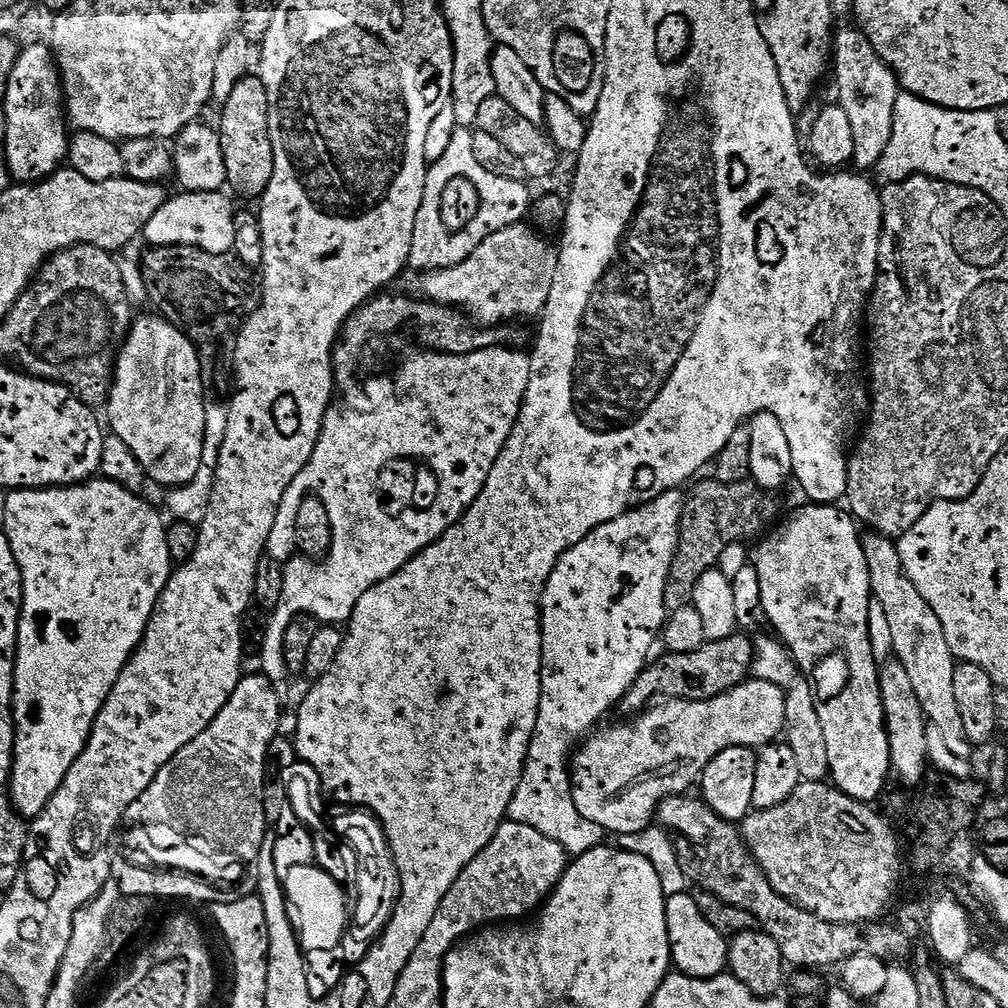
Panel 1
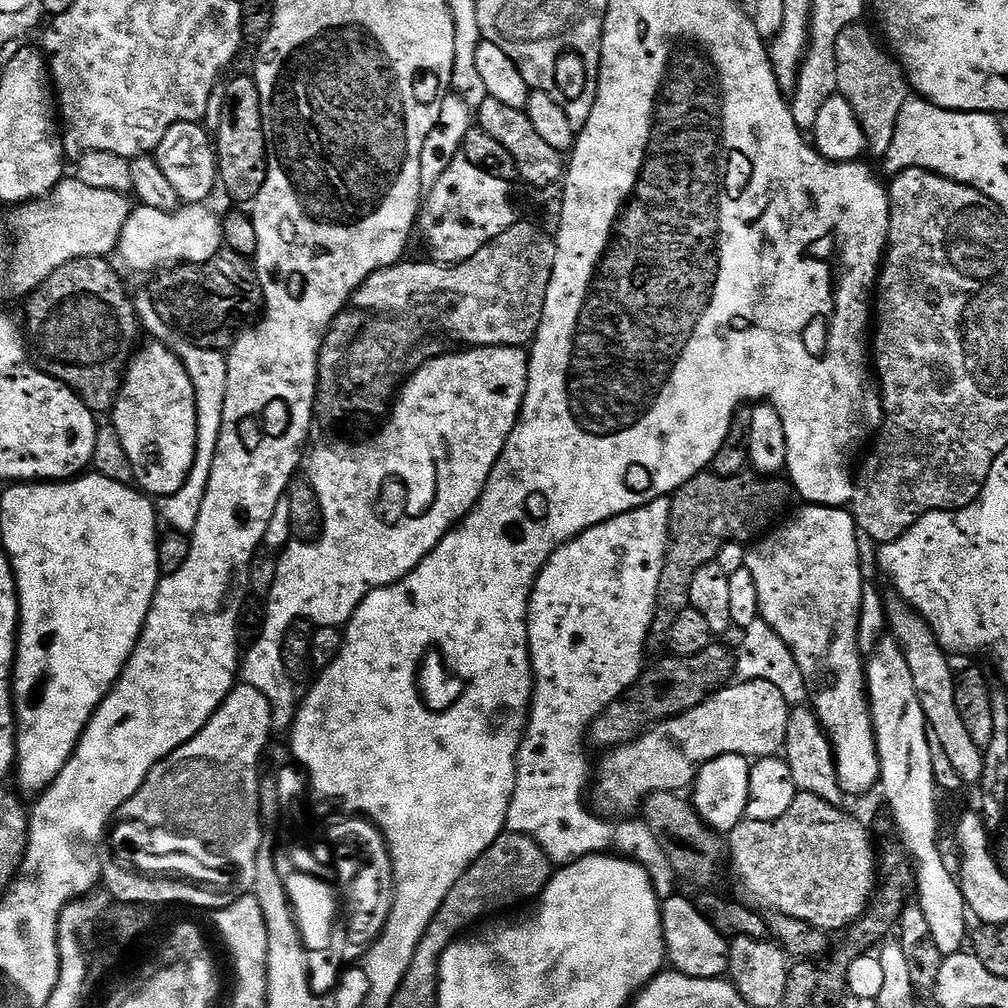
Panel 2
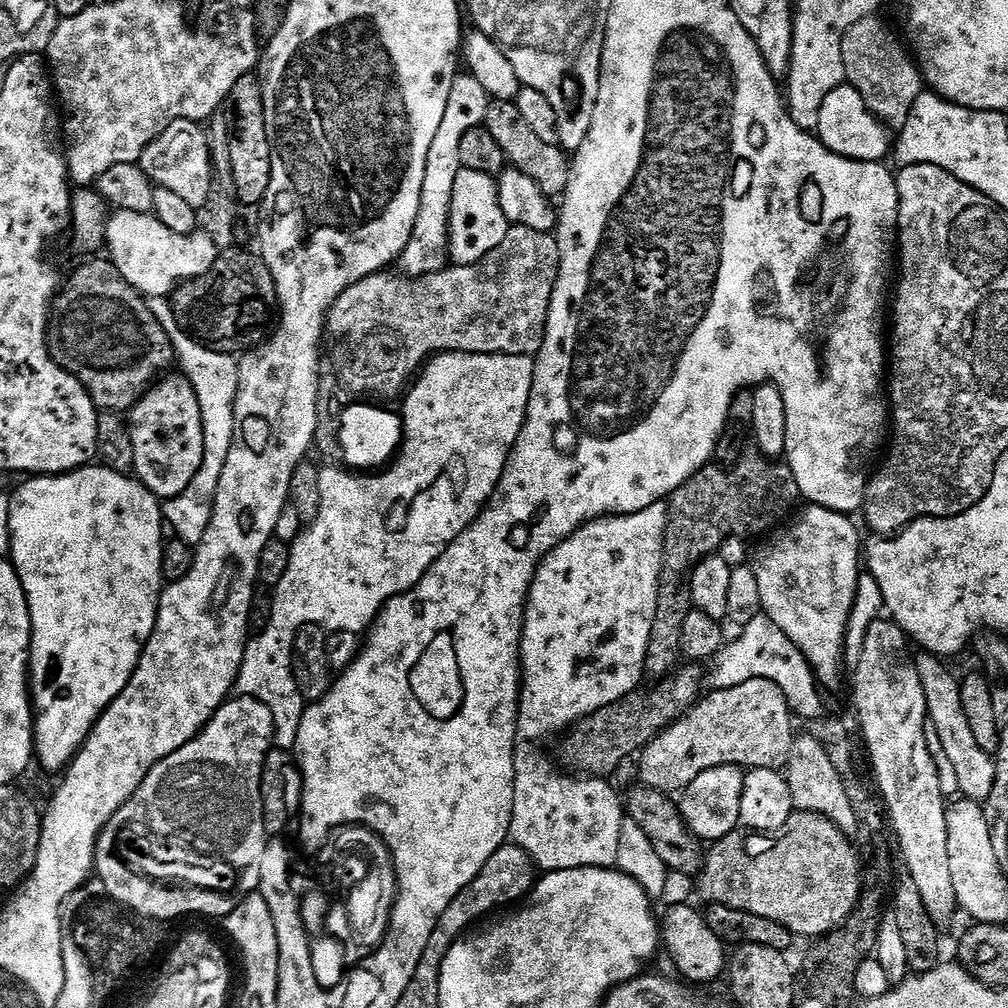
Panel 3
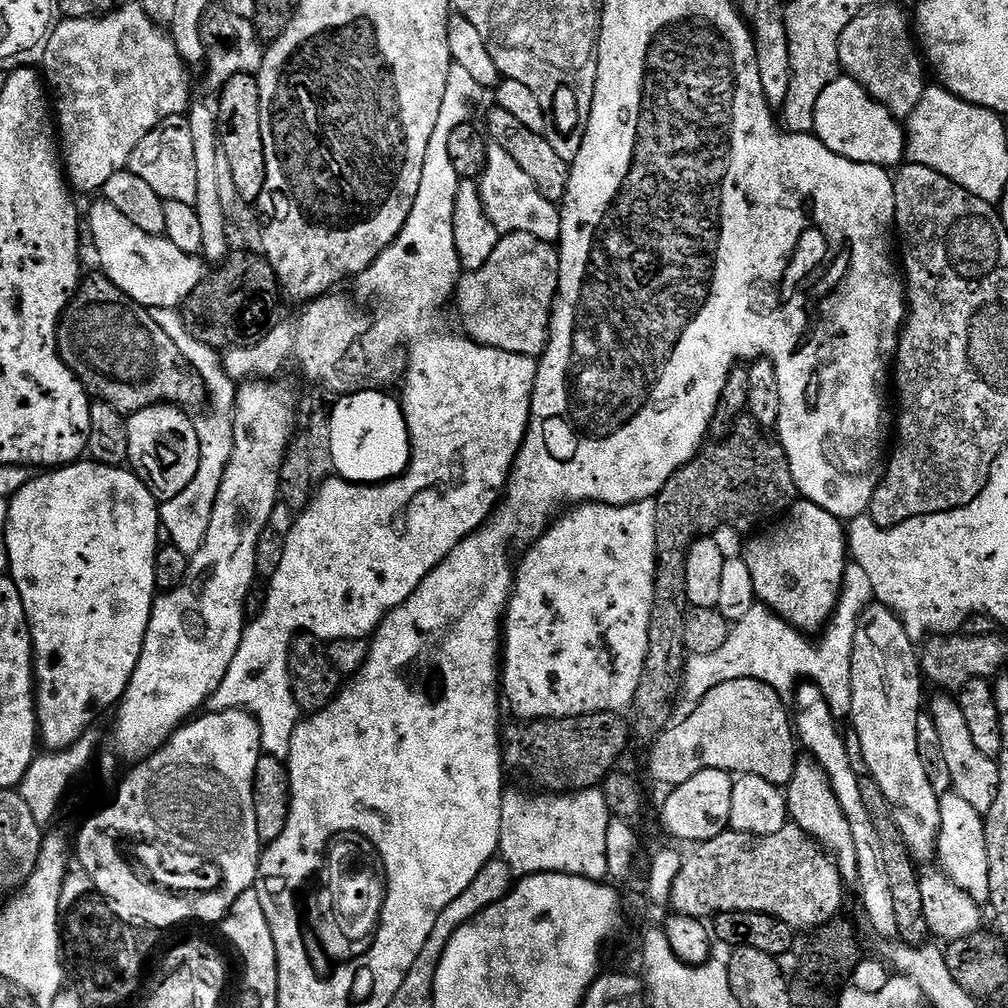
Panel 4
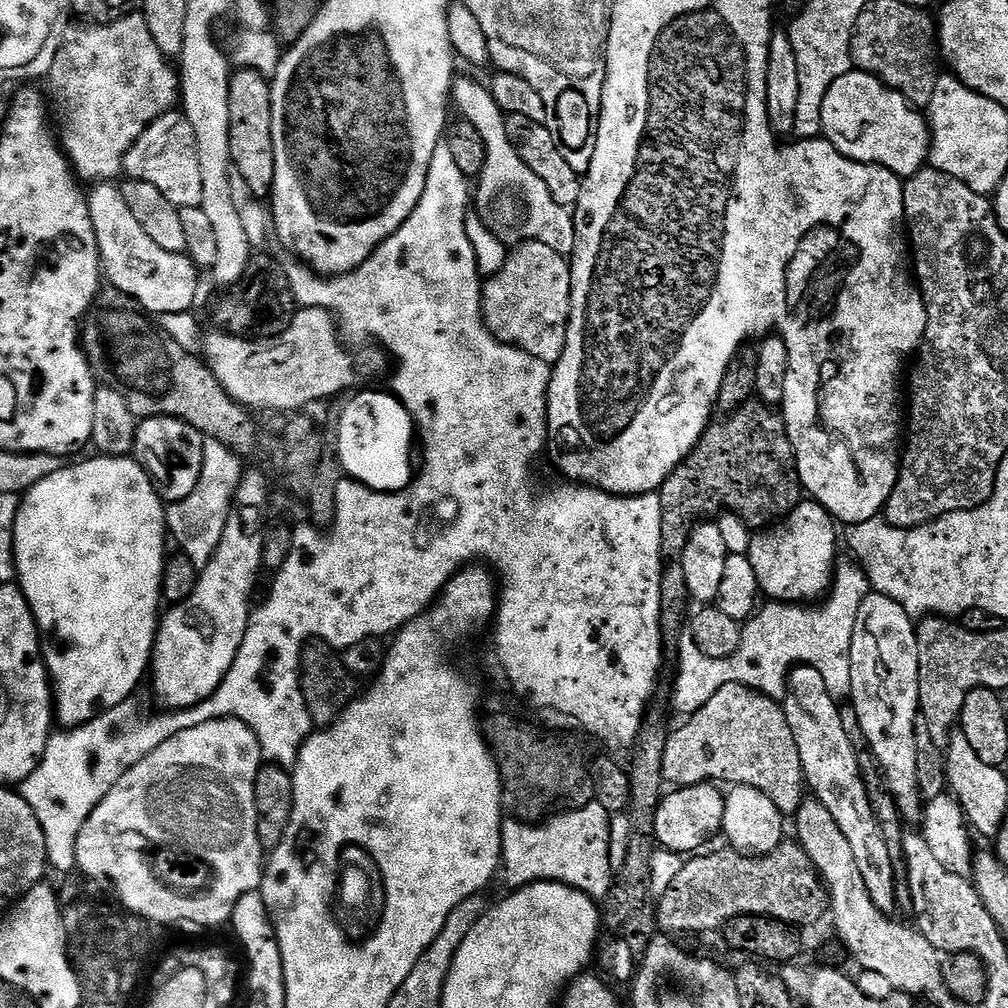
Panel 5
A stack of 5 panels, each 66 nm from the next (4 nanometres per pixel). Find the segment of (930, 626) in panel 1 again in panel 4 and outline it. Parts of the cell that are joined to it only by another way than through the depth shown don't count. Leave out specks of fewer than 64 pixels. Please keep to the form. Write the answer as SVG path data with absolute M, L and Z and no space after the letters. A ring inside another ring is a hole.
M940 694L932 704L930 722L937 728L942 755L946 758L947 769L950 770L951 791L959 794L964 801L970 802L973 813L987 814L998 794L999 766L993 757L982 754L982 750L974 746L974 737L970 734L966 717L962 715L959 699L948 694Z

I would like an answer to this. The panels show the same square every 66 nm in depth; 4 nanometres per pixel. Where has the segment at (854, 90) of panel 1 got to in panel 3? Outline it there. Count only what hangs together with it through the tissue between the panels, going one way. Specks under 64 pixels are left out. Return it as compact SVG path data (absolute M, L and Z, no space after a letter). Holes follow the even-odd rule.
M879 15L867 16L854 22L854 26L850 26L850 30L846 30L846 34L842 38L842 62L846 66L845 78L847 83L851 84L854 90L858 90L858 94L862 94L868 109L879 120L884 121L889 129L899 130L906 126L906 118L910 118L910 110L914 106L914 102L920 97L922 73L915 59L910 55L905 41L903 39L900 41L888 29L887 22L880 19Z

